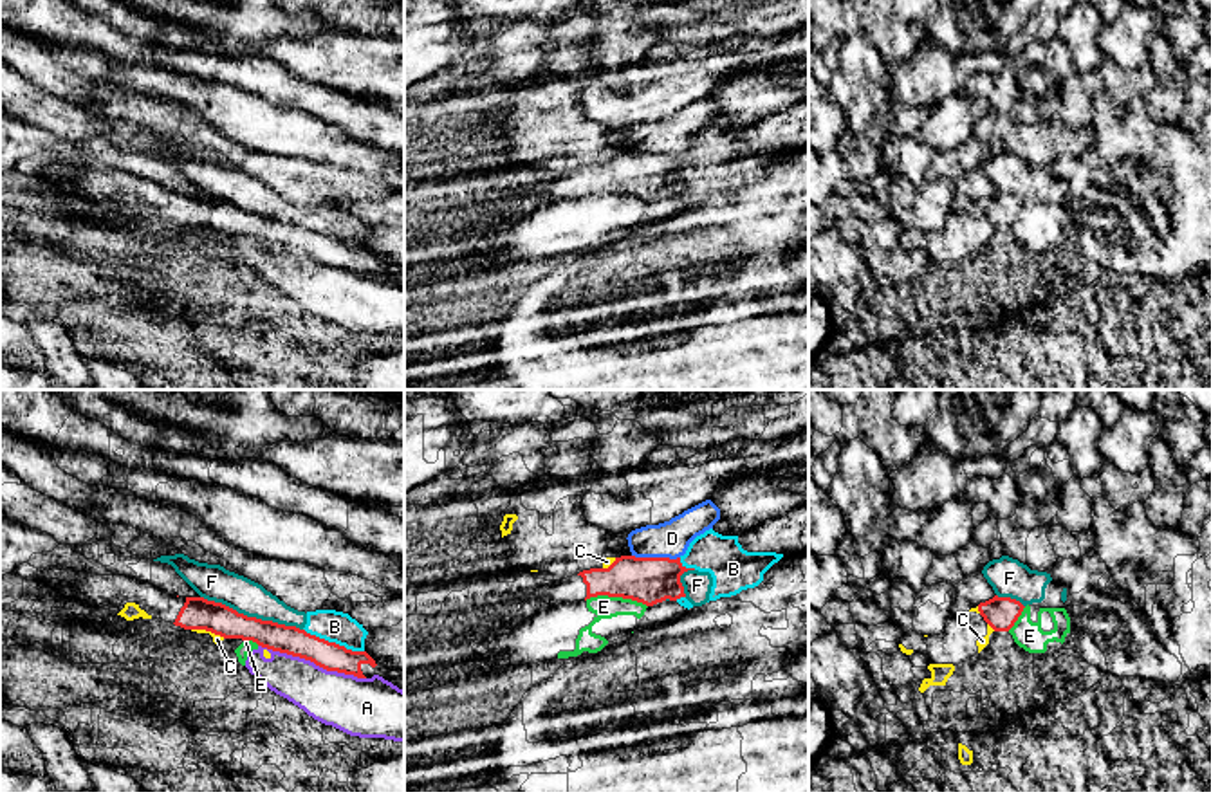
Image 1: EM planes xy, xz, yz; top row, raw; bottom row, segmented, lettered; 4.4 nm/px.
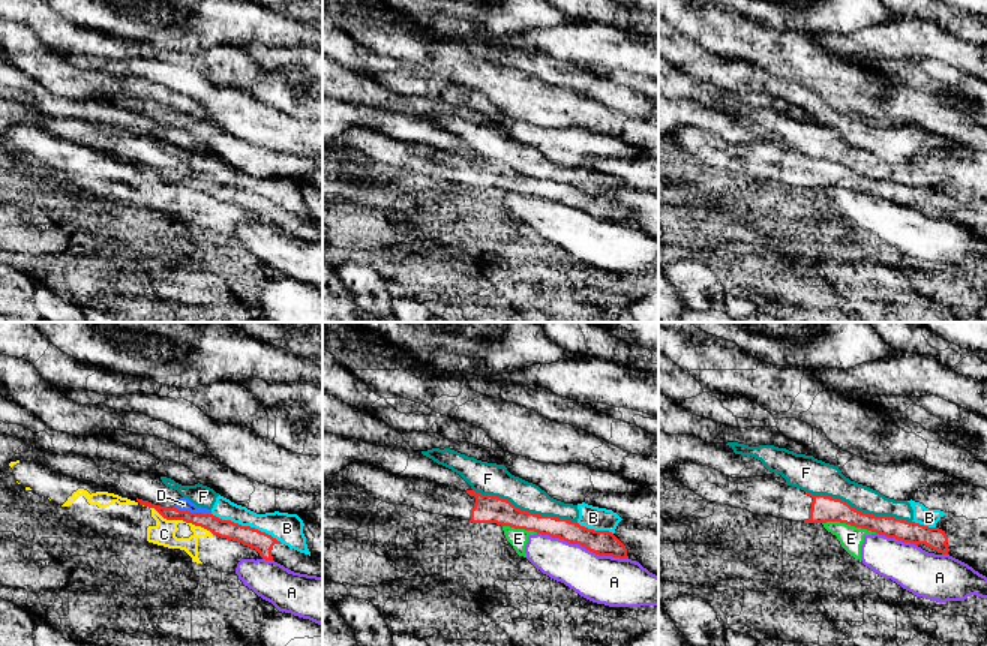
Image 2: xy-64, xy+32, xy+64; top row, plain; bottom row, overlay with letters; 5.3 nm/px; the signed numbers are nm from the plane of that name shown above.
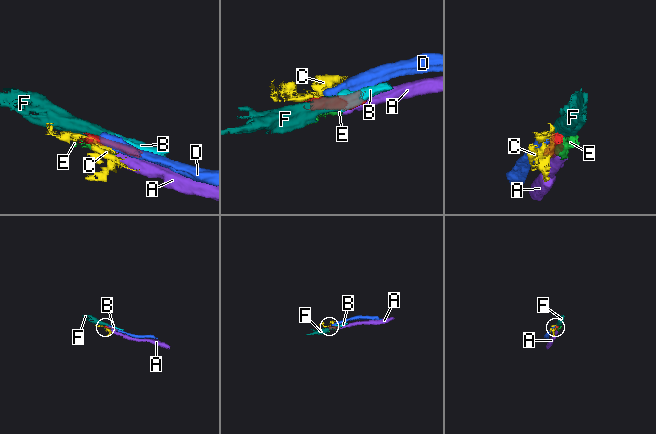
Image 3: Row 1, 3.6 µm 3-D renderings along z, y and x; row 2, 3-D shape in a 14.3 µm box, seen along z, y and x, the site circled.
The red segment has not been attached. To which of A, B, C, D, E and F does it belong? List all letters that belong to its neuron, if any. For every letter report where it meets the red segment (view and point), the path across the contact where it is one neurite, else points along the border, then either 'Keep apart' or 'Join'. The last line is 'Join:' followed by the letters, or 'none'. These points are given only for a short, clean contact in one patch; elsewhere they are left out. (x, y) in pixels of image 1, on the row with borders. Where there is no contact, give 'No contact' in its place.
A: Touches red at xy (313, 661). Keep apart
B: Touches red at xy (334, 643). Keep apart
C: Touches red at xy (208, 630). Keep apart
D: Touches red at xz (656, 558). Keep apart
E: Touches red at xz (616, 596). Keep apart
F: Touches red at xy (251, 617). Keep apart
Join: none

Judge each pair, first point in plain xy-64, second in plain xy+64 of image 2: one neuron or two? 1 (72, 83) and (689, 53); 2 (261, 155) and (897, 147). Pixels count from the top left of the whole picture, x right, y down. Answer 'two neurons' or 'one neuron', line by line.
1: one neuron
2: one neuron

